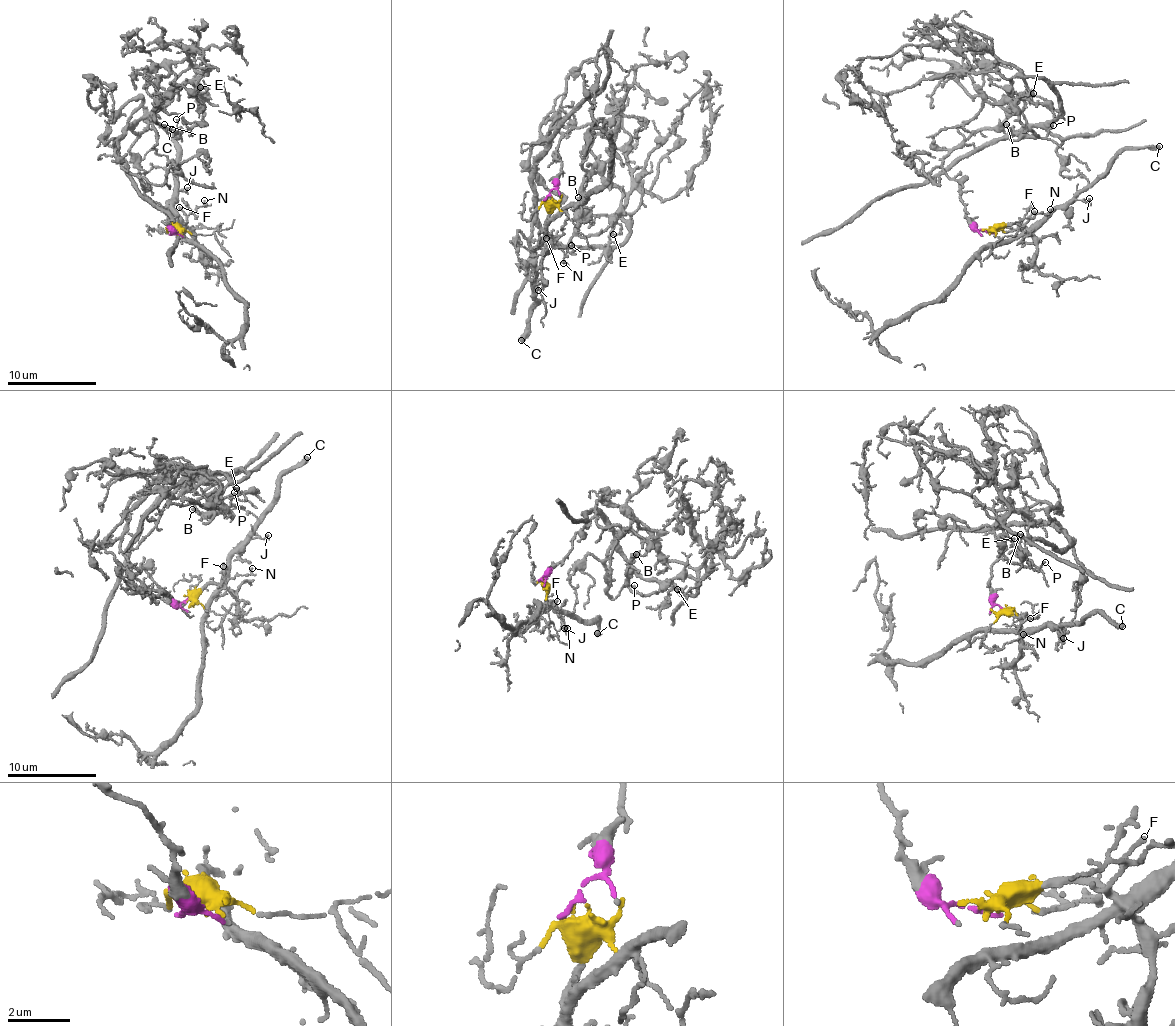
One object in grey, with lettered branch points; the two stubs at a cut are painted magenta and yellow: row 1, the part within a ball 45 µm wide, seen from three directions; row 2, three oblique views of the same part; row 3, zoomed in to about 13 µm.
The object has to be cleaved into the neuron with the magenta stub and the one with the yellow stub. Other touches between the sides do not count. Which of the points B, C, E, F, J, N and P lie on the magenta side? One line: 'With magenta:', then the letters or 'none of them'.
With magenta: B, E, P

